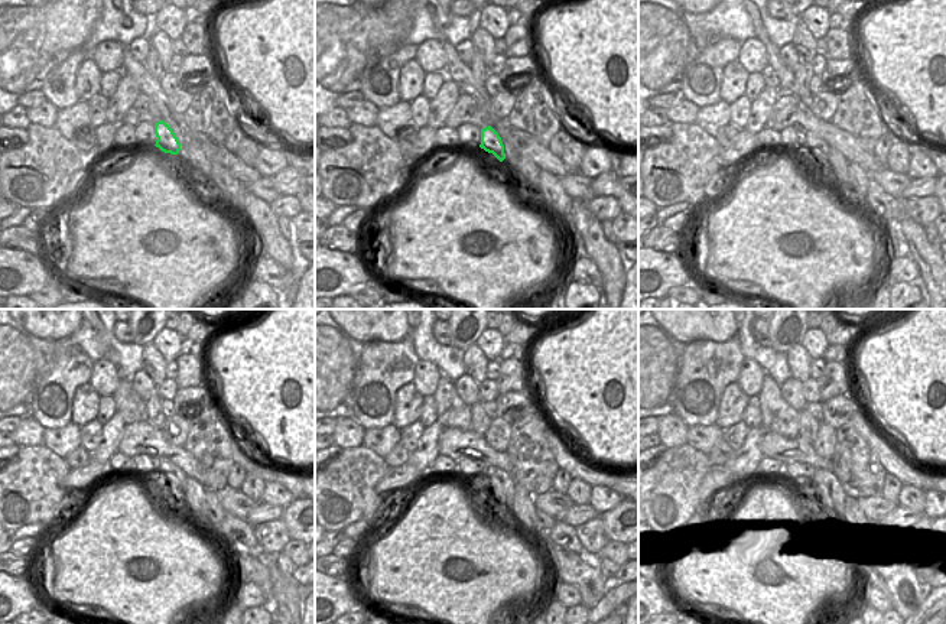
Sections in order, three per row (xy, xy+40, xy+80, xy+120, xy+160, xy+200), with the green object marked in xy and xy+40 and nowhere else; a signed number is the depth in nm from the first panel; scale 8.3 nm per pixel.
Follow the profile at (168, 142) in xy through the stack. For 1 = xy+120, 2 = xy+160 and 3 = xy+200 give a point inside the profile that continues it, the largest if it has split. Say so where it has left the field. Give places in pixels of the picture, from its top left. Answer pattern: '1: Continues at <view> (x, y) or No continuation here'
1: Continues at xy+120 (174, 477)
2: Continues at xy+160 (503, 486)
3: Continues at xy+200 (828, 491)

